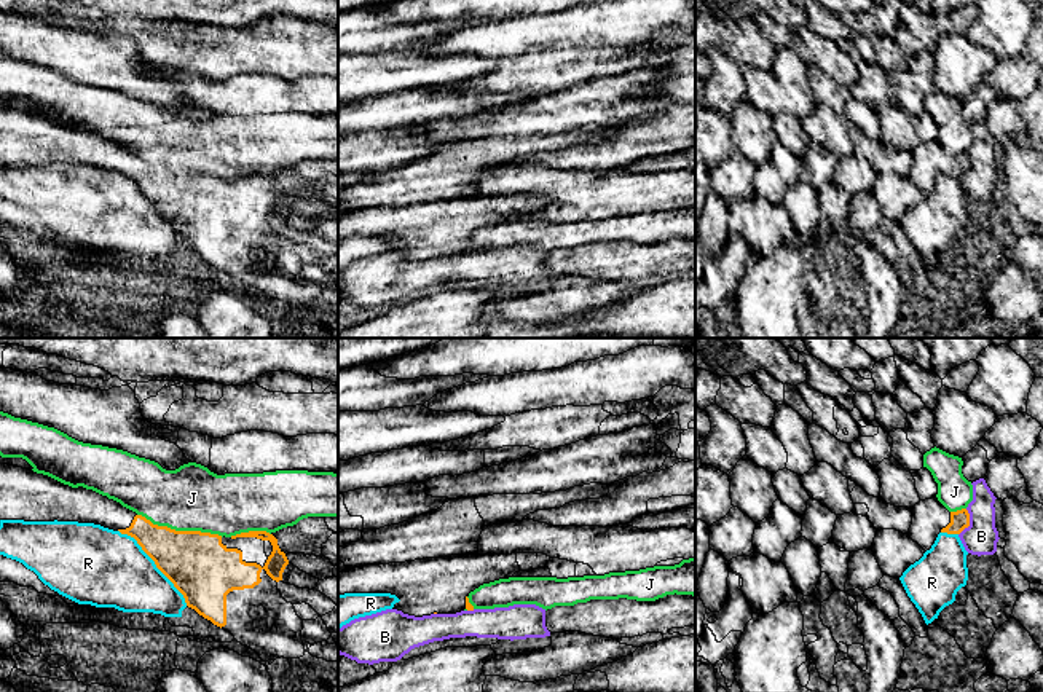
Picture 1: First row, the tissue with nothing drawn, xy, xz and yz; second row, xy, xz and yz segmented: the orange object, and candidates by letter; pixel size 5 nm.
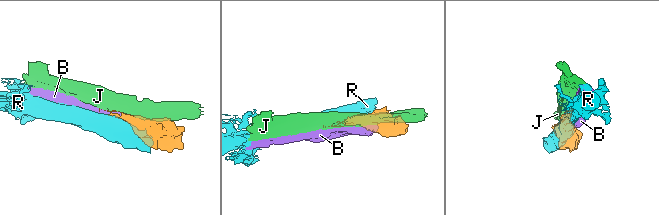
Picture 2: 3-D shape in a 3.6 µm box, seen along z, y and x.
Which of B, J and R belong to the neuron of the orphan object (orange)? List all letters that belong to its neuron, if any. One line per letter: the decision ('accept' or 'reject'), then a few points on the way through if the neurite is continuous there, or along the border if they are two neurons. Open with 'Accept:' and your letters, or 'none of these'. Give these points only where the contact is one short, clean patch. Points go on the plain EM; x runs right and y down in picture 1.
Accept: none of these
B: reject
J: reject
R: reject

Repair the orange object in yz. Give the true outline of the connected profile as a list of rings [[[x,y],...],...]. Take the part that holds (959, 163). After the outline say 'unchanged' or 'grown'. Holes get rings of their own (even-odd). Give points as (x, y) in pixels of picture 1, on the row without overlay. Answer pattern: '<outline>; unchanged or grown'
[[[931,140],[912,150],[909,180],[927,195],[939,175],[960,177],[968,169],[970,156],[966,151],[949,155],[938,140]]]; grown

